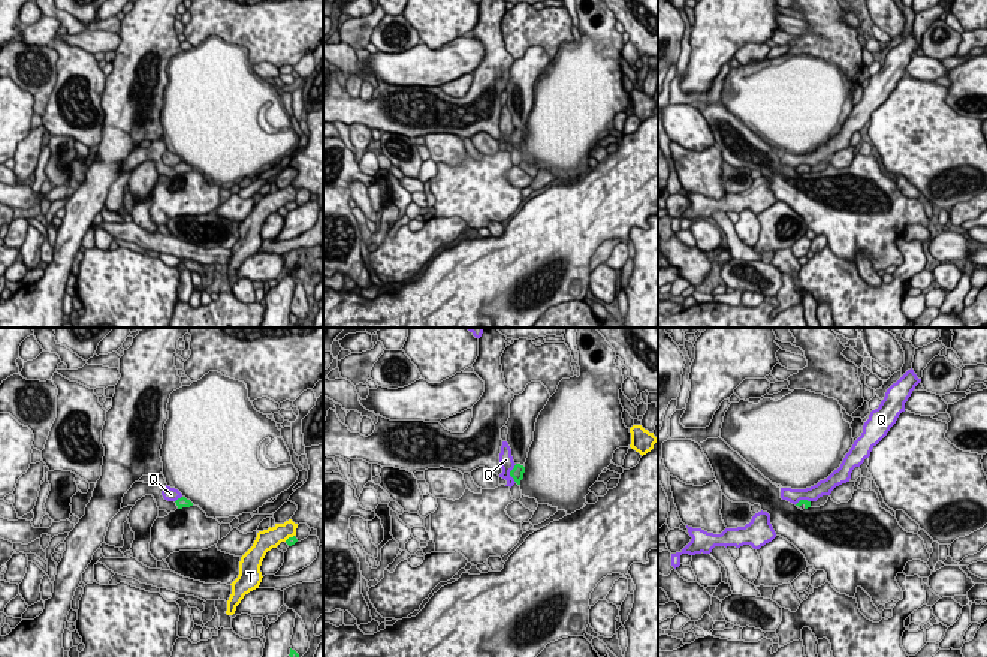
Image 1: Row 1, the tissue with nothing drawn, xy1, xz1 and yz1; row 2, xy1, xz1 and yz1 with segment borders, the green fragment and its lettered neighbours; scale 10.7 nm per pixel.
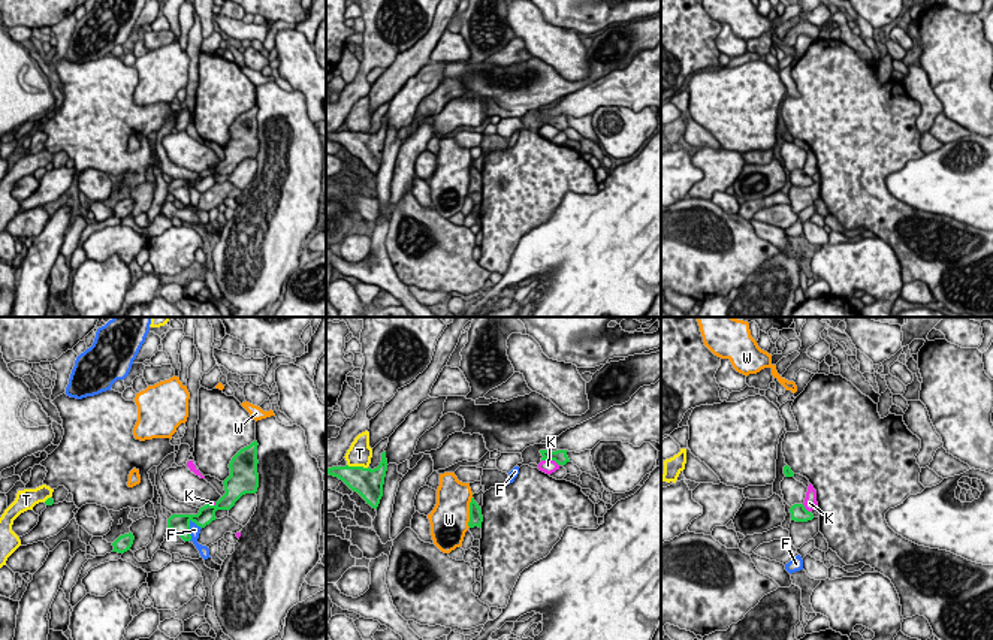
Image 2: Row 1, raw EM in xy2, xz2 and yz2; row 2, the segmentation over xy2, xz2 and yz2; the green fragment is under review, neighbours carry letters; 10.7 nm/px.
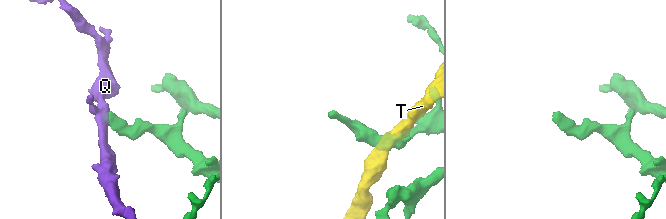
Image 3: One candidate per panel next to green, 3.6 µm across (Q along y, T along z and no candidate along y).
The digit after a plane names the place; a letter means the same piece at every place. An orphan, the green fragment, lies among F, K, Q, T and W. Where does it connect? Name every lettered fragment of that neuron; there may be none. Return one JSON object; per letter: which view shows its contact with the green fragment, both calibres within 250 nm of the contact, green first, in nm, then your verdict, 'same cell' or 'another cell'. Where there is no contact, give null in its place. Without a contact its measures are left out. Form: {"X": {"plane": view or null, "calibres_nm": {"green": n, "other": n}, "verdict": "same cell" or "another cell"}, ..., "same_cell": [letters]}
{"F": {"plane": "xy2", "calibres_nm": {"green": 220, "other": 120}, "verdict": "another cell"}, "K": {"plane": "xz2", "calibres_nm": {"green": 160, "other": 140}, "verdict": "another cell"}, "Q": {"plane": "xz1", "calibres_nm": {"green": 140, "other": 160}, "verdict": "another cell"}, "T": {"plane": "xz2", "calibres_nm": {"green": 320, "other": 260}, "verdict": "another cell"}, "W": {"plane": "xz2", "calibres_nm": {"green": 140, "other": 420}, "verdict": "another cell"}, "same_cell": []}

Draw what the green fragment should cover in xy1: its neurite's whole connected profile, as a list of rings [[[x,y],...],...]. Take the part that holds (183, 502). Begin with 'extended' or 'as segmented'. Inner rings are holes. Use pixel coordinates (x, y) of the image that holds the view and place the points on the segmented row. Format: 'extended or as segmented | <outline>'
extended | [[[162,474],[151,476],[148,483],[135,482],[132,488],[124,494],[121,509],[127,506],[135,506],[138,500],[145,495],[153,495],[159,510],[166,510],[167,513],[175,512],[176,509],[190,507],[193,503],[185,497],[178,498],[176,501],[167,501],[163,498],[162,491],[166,486],[166,479]]]

